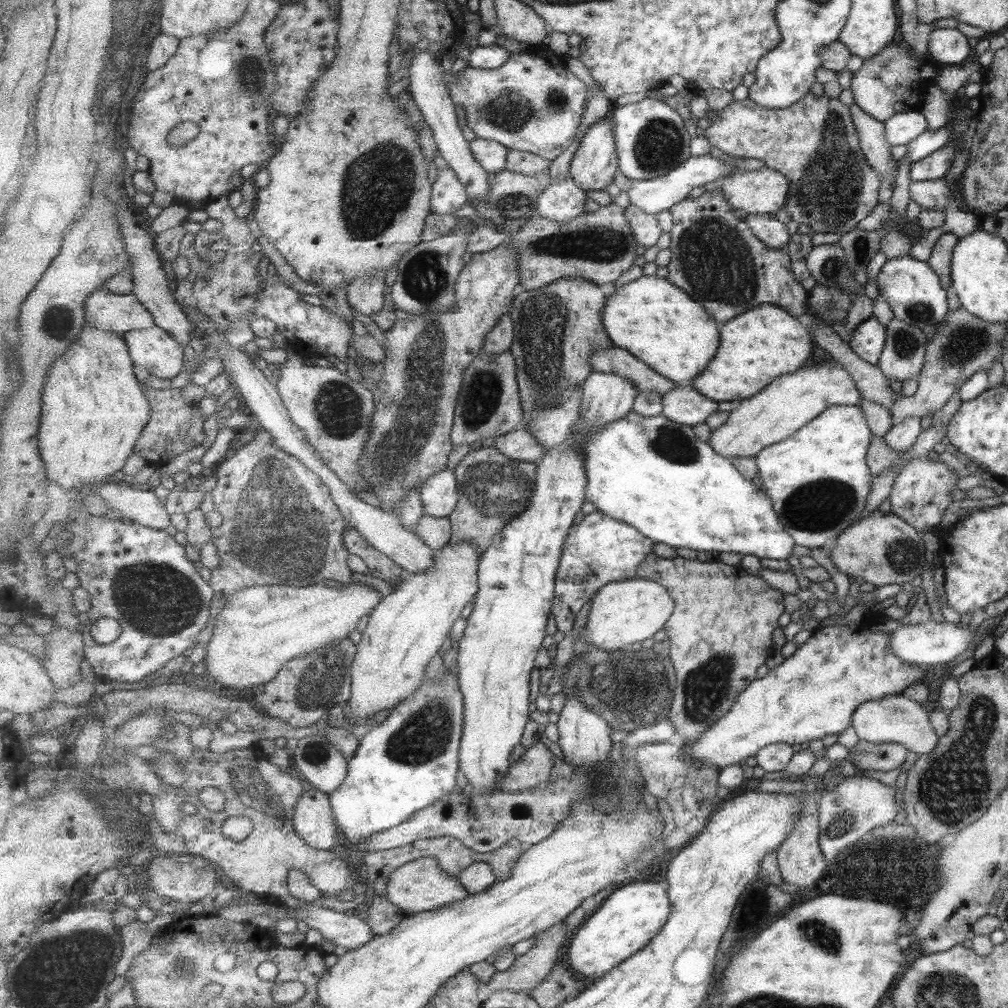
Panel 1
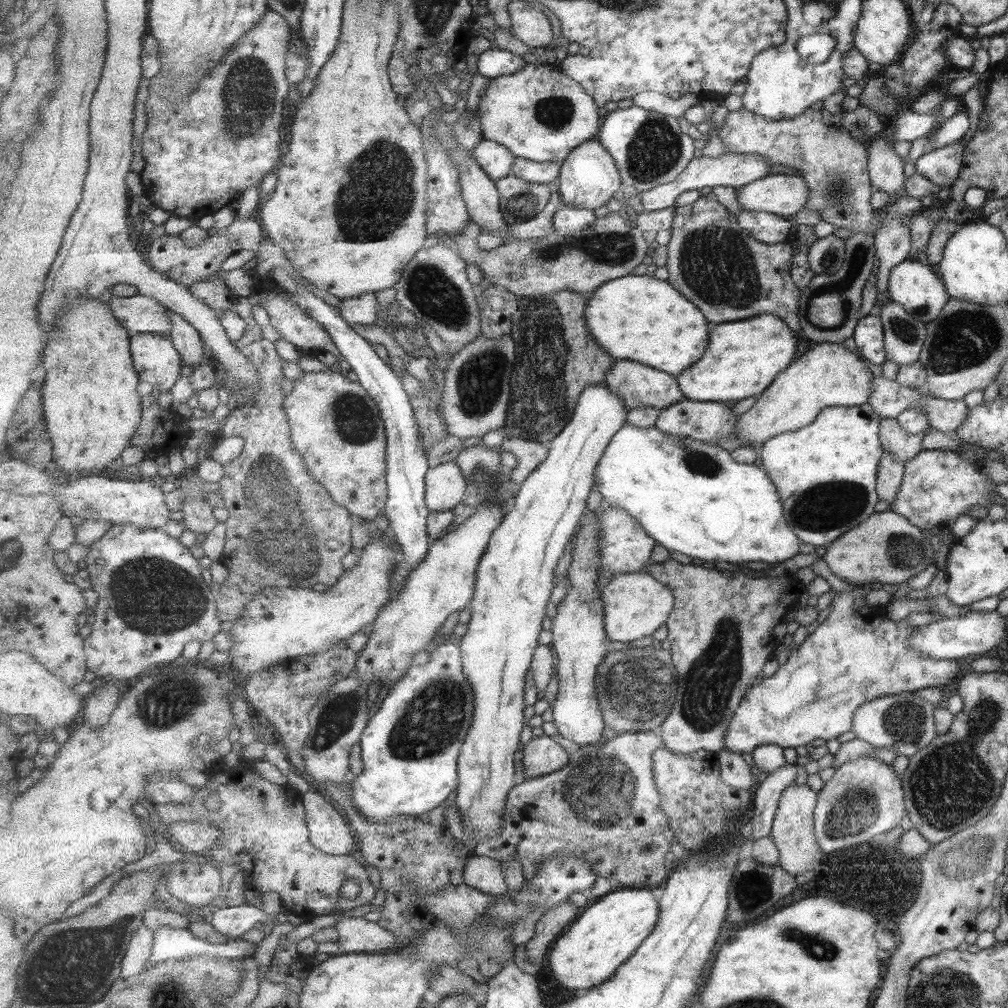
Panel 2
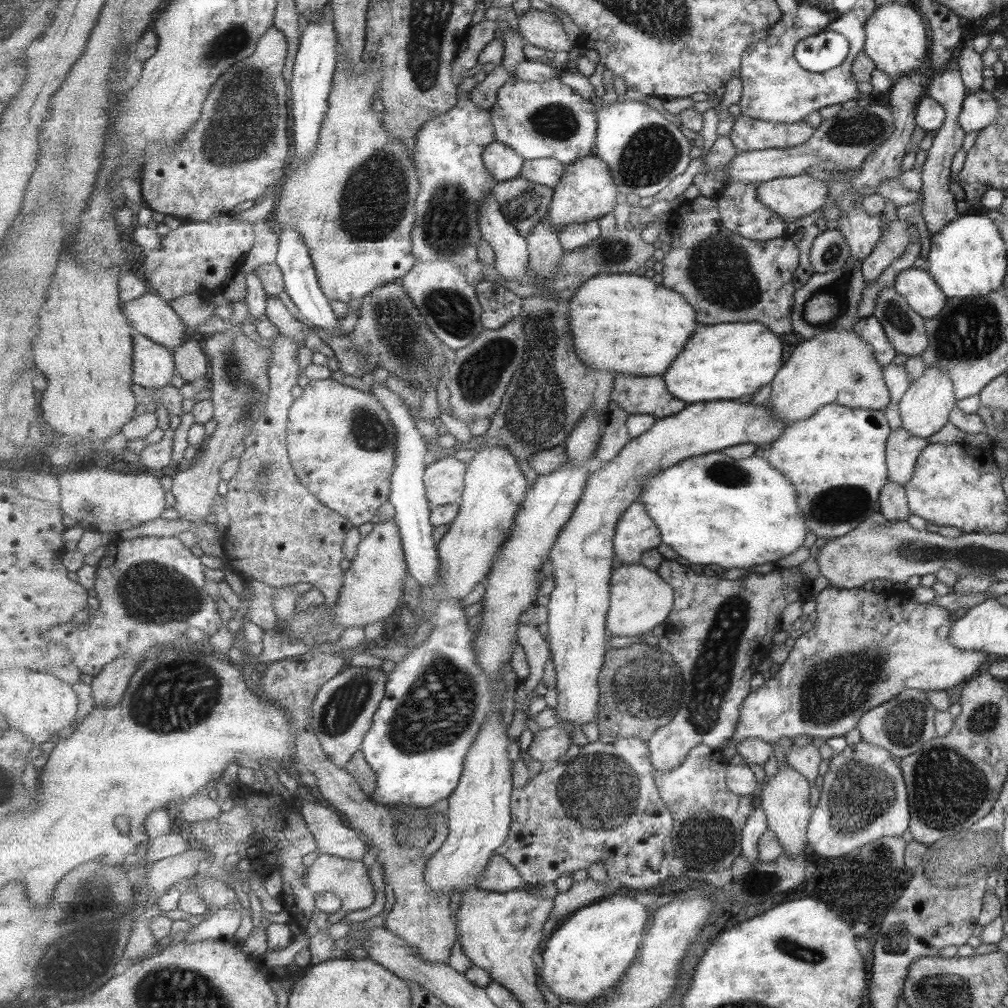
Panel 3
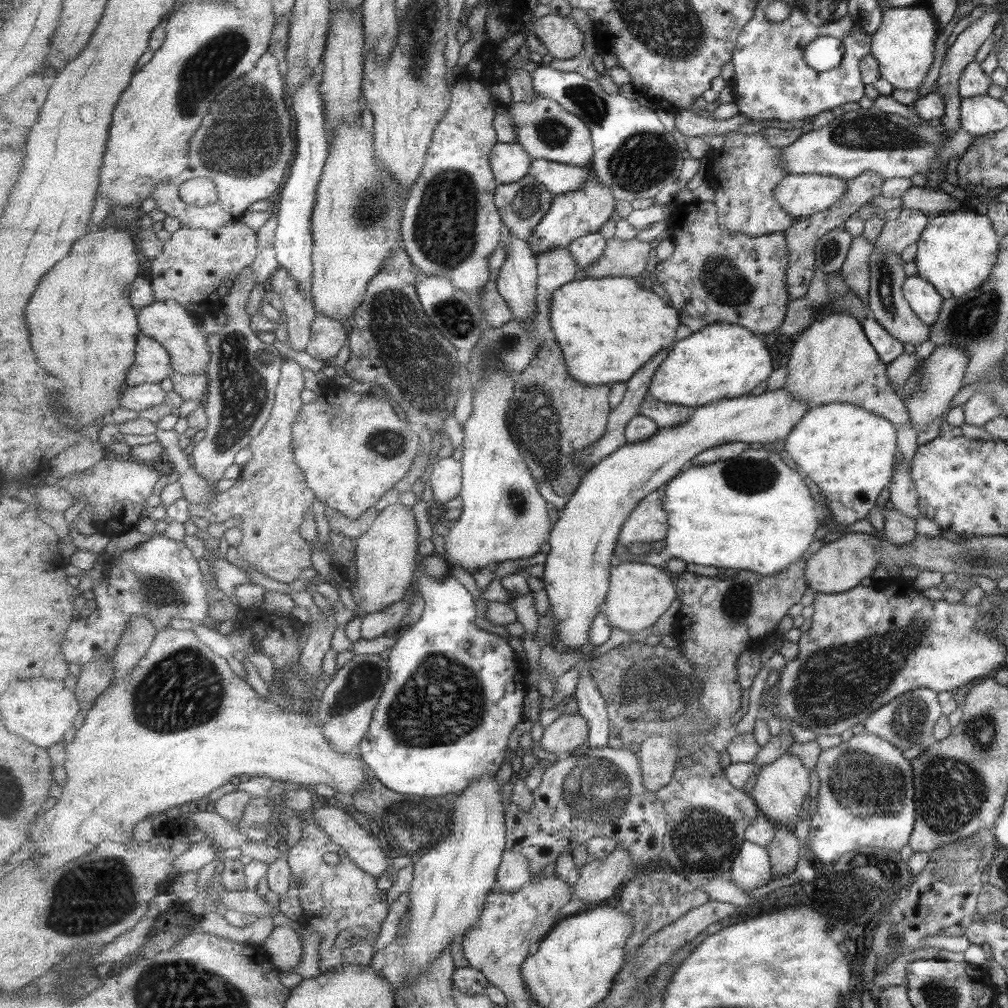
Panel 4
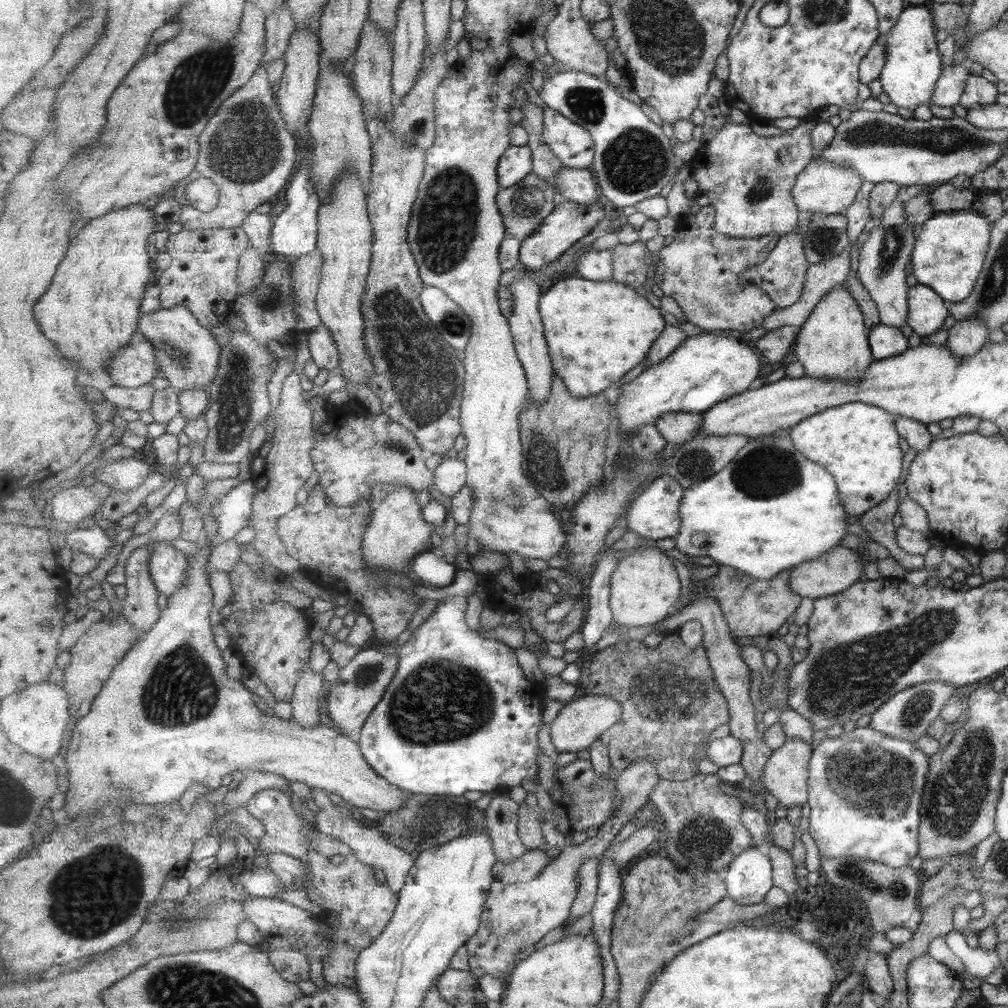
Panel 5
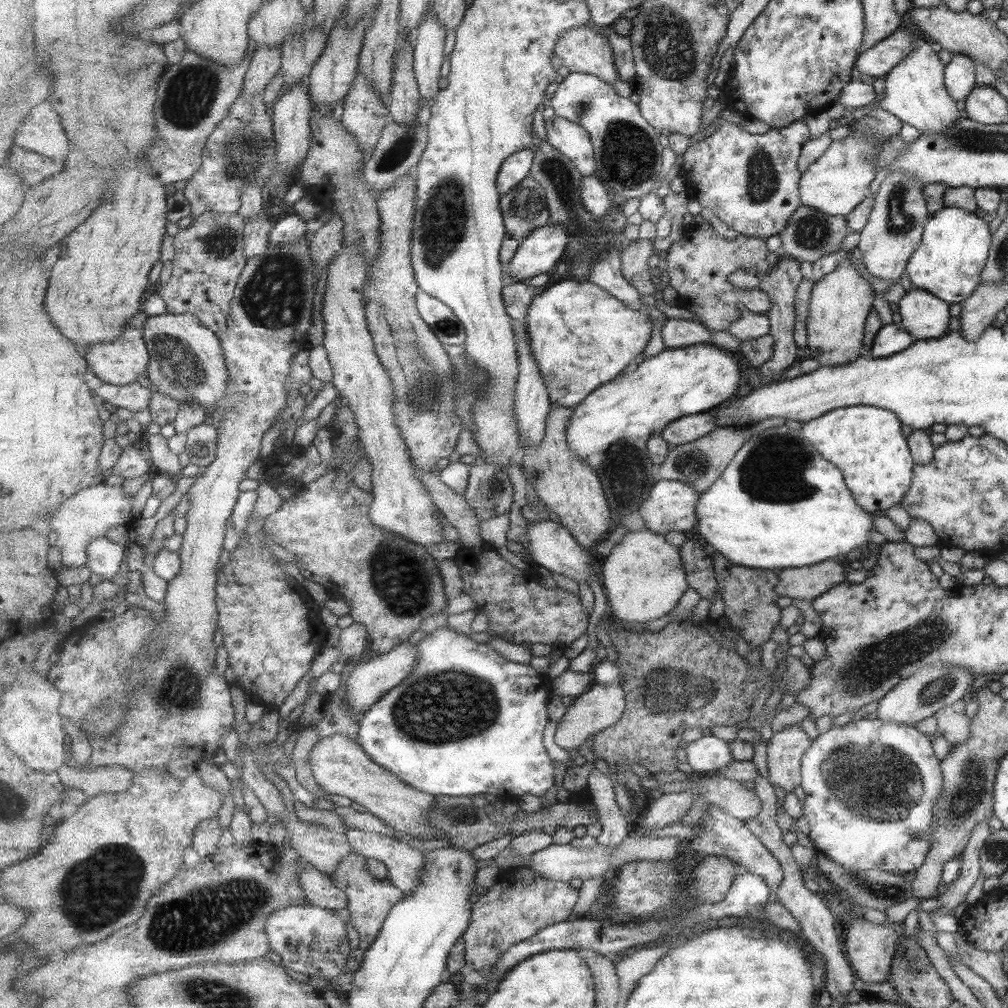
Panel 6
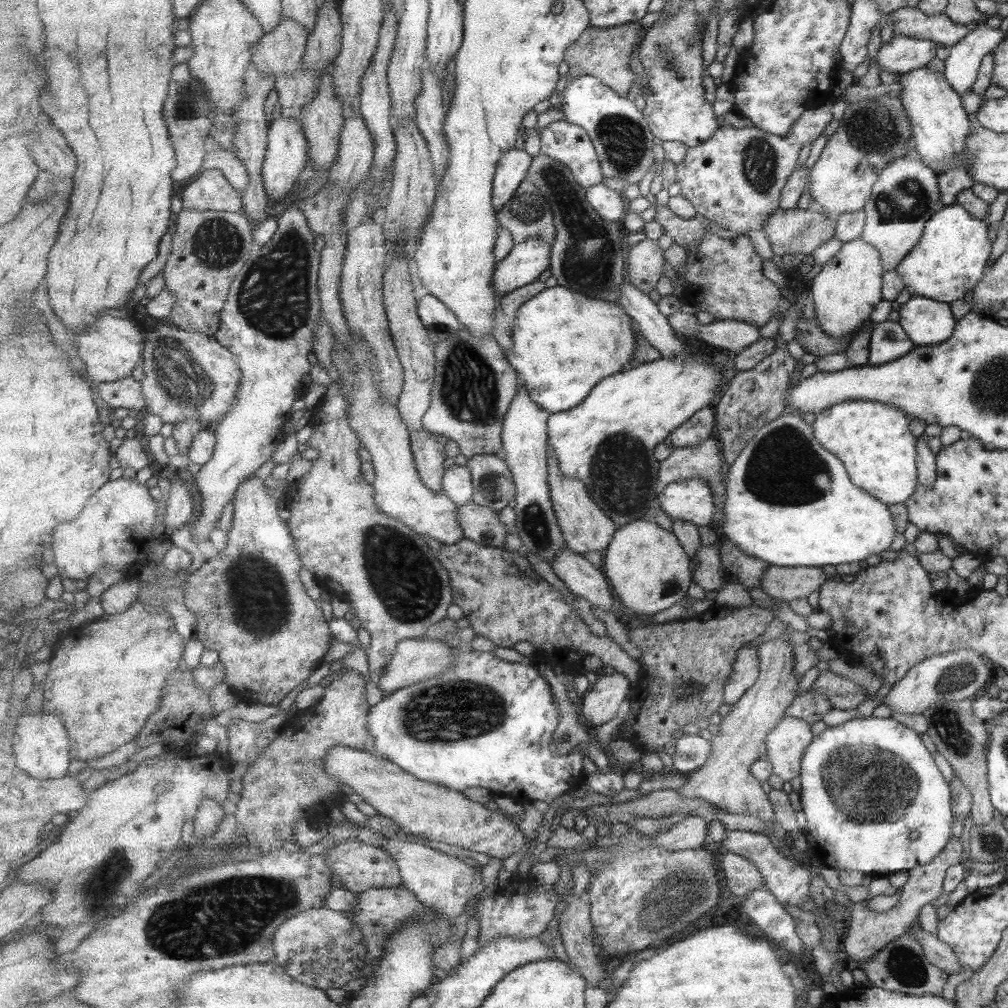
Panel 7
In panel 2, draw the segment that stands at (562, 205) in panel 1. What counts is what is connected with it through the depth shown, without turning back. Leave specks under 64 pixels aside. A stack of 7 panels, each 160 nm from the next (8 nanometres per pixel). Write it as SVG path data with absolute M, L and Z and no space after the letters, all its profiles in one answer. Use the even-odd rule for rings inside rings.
M563 203L553 215L553 226L557 233L581 233L588 229L597 219L595 212L591 209Z

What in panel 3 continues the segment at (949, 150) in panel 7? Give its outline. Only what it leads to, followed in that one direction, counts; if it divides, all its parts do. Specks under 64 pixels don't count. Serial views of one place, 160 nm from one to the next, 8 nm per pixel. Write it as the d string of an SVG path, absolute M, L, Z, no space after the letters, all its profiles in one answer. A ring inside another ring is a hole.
M890 2L876 5L876 9L865 21L862 52L873 62L875 69L885 72L893 83L927 64L927 32L923 19L913 8Z

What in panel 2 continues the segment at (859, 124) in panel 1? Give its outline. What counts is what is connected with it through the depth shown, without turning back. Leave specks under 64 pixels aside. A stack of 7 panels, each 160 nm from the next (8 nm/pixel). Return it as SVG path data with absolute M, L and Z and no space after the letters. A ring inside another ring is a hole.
M879 134L868 145L868 172L872 186L902 199L905 190L903 159L893 151L892 144L887 143L886 135Z

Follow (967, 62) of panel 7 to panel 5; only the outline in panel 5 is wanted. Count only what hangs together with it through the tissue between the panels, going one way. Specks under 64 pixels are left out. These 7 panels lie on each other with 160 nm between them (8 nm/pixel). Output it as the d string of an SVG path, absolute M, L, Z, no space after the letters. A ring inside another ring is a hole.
M947 66L941 70L941 77L937 78L936 89L932 92L929 104L937 107L949 108L958 104L960 94L965 88L965 80L970 72L964 66Z

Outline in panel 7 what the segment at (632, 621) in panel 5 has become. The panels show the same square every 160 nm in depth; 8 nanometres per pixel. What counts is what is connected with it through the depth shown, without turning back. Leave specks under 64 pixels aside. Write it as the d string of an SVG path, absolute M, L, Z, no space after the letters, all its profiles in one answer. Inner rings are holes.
M641 519L621 527L615 534L611 545L605 551L603 571L621 604L637 615L652 616L688 597L687 592L694 582L693 566L691 557L685 553L685 547L681 546L673 531L667 532L659 524Z

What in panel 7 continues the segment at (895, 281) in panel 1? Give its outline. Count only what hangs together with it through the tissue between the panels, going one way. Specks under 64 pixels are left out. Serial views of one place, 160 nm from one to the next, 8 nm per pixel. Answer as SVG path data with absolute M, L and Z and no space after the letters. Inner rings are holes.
M913 295L897 311L898 323L918 347L947 341L956 328L948 303Z

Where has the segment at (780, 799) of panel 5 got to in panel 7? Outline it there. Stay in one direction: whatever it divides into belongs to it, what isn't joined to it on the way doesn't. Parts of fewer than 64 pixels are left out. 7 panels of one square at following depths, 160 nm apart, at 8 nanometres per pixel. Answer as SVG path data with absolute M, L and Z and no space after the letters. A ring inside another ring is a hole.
M784 716L767 735L766 758L783 782L800 774L800 760L811 738L807 722L789 716Z

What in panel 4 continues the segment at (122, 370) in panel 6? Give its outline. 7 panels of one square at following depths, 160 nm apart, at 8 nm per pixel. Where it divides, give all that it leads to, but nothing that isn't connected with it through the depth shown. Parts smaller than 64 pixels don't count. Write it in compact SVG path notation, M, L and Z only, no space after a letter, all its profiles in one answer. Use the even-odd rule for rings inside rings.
M140 333L137 345L137 360L129 371L127 386L159 384L173 373L172 358L168 350L157 340Z

